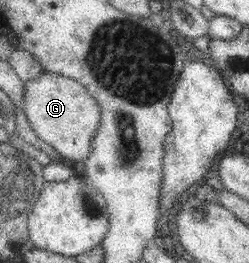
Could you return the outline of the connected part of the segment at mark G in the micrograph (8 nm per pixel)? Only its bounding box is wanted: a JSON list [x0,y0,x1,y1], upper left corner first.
[25,72,101,166]

